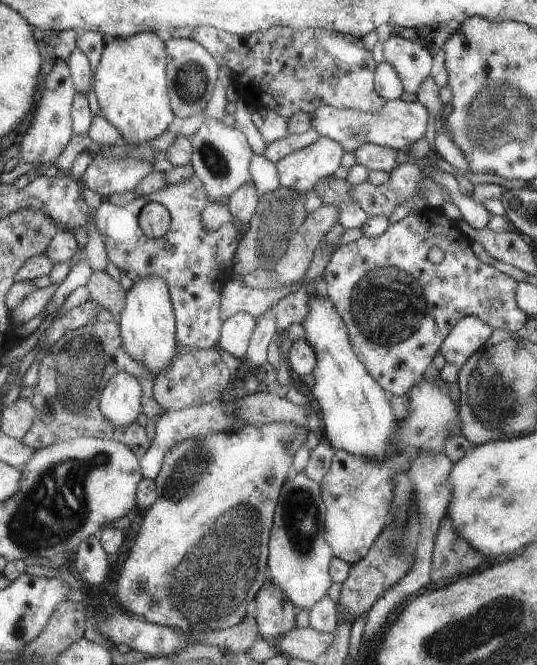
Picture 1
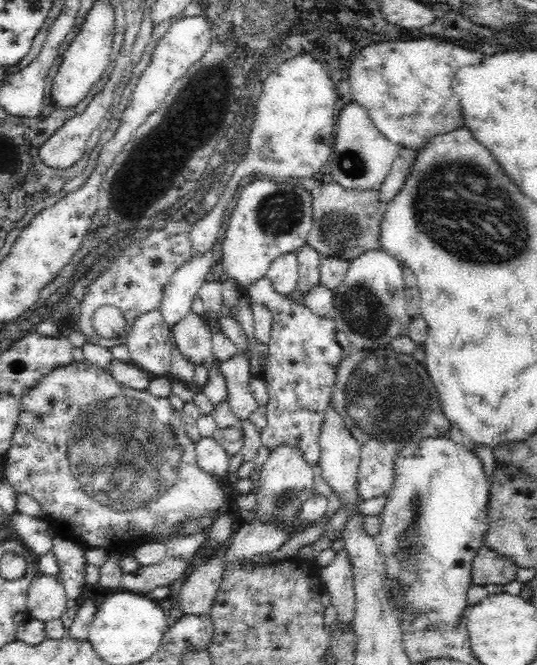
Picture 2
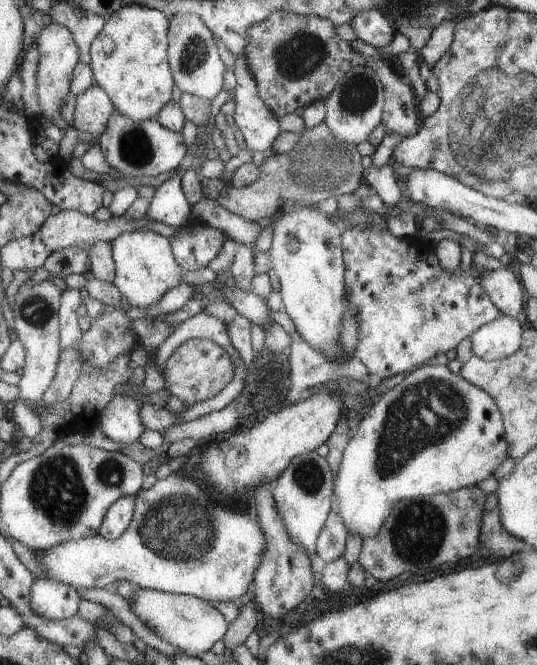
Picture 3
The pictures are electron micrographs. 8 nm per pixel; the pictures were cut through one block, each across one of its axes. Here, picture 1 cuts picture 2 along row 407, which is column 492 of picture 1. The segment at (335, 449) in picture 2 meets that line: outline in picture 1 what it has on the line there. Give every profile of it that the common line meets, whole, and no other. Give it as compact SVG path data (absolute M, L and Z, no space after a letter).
M467 316L447 336L442 346L442 354L448 363L461 368L480 346L484 346L492 332L494 329L478 316Z

